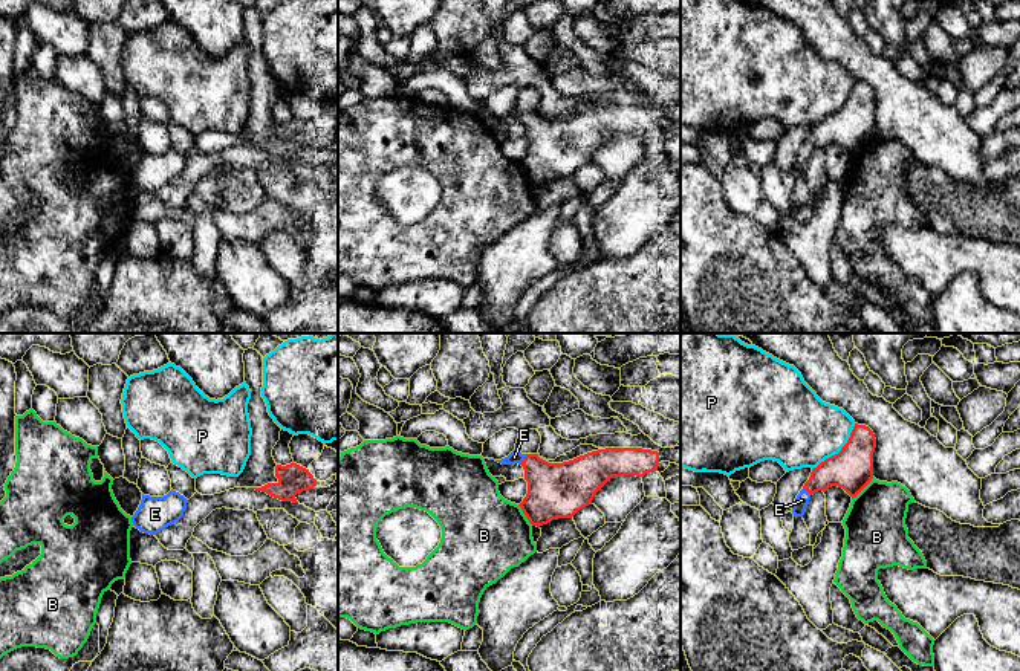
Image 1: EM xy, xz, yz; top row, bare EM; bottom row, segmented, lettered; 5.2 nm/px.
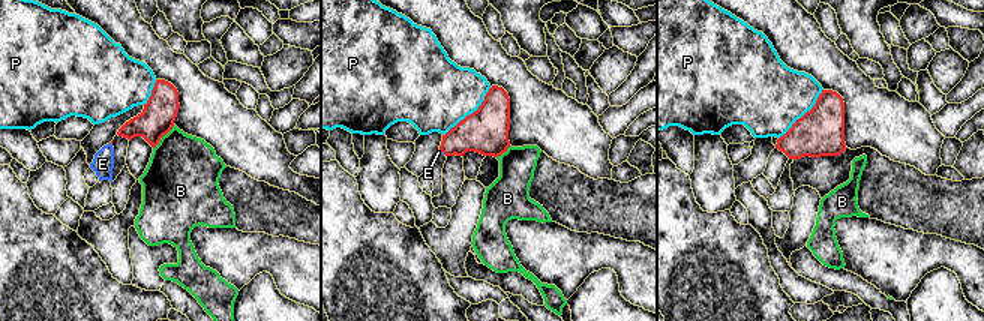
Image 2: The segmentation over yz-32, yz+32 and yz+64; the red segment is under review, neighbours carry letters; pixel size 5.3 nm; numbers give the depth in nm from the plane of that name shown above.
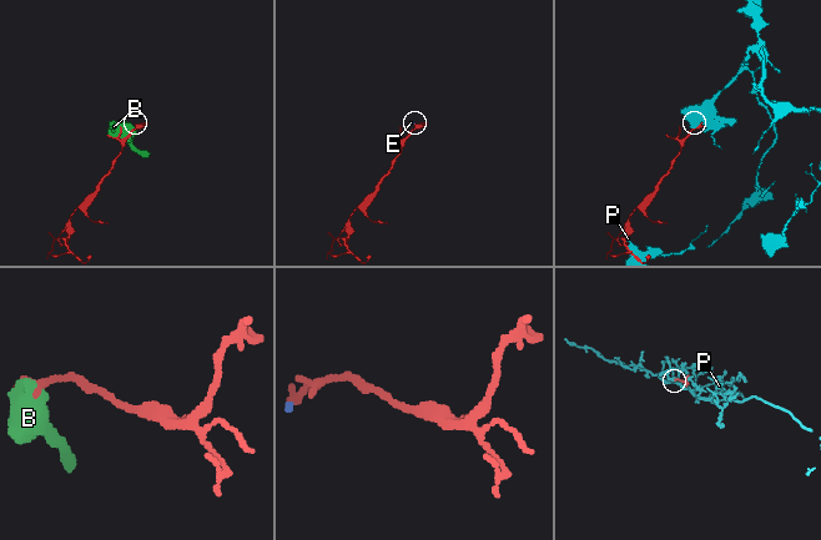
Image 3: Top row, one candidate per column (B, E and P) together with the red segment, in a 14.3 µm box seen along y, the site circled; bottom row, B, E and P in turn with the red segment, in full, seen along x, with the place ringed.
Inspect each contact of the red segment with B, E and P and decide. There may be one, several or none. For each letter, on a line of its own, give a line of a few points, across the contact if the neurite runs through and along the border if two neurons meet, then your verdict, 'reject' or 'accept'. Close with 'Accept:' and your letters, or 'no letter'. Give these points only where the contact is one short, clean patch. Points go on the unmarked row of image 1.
B: reject
E: line xz (555, 149), (525, 116), (514, 115); accept
P: reject
Accept: E

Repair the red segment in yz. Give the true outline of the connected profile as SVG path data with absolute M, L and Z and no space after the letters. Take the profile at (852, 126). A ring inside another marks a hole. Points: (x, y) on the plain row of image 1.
M855 81L841 109L812 127L794 159L794 174L803 174L810 154L818 148L826 150L832 144L843 145L855 156L873 136L875 105L873 89L866 83Z

